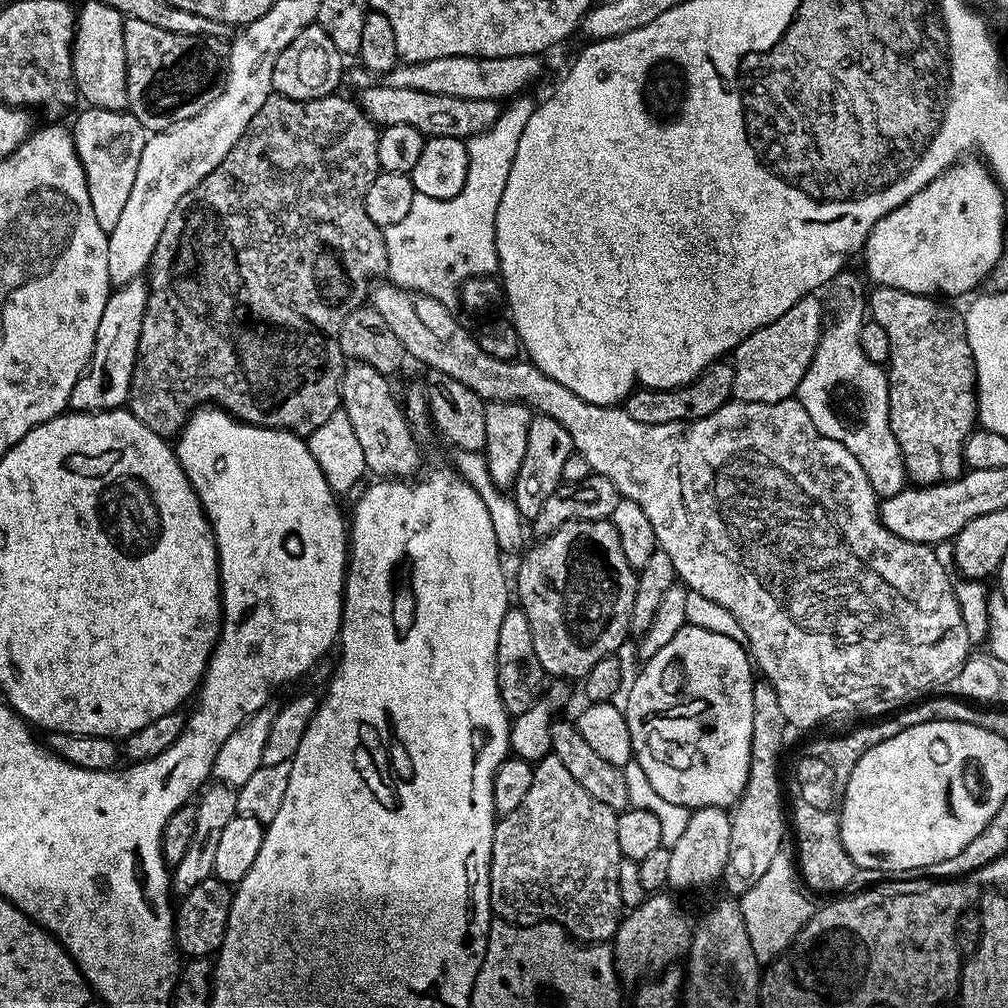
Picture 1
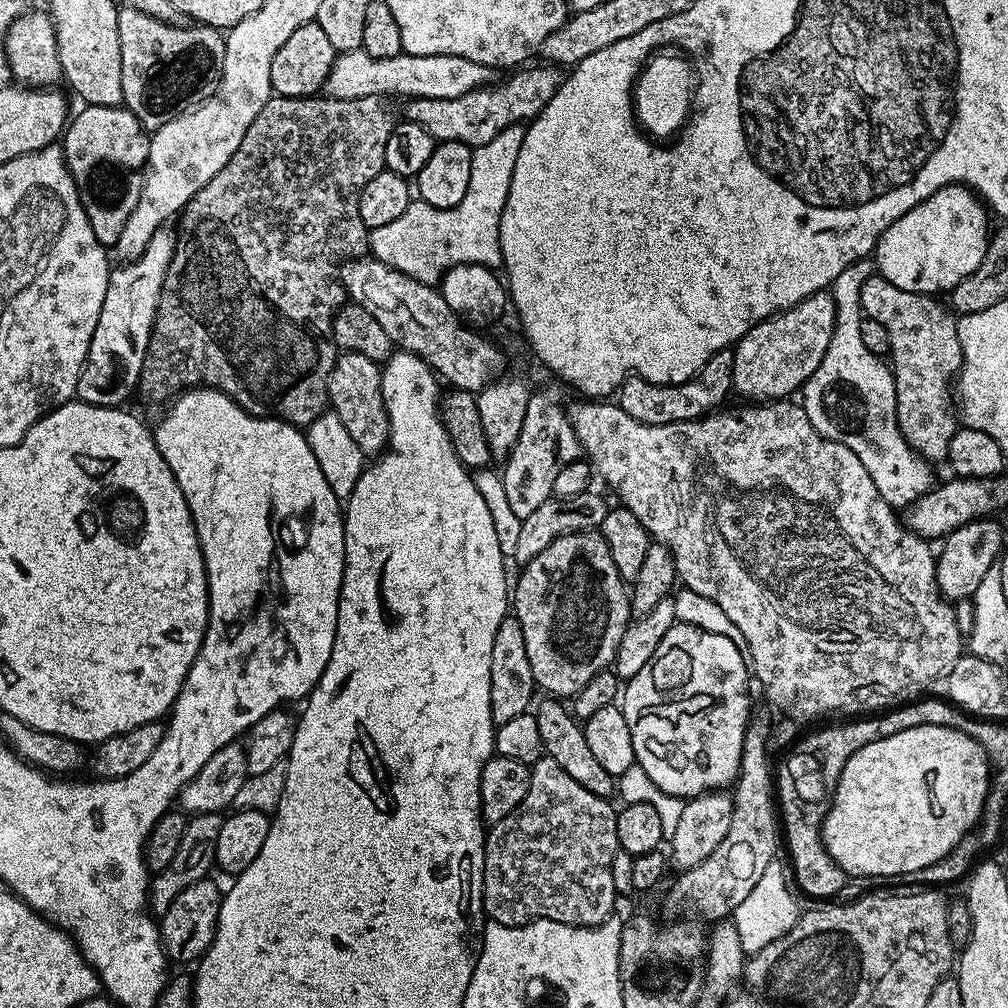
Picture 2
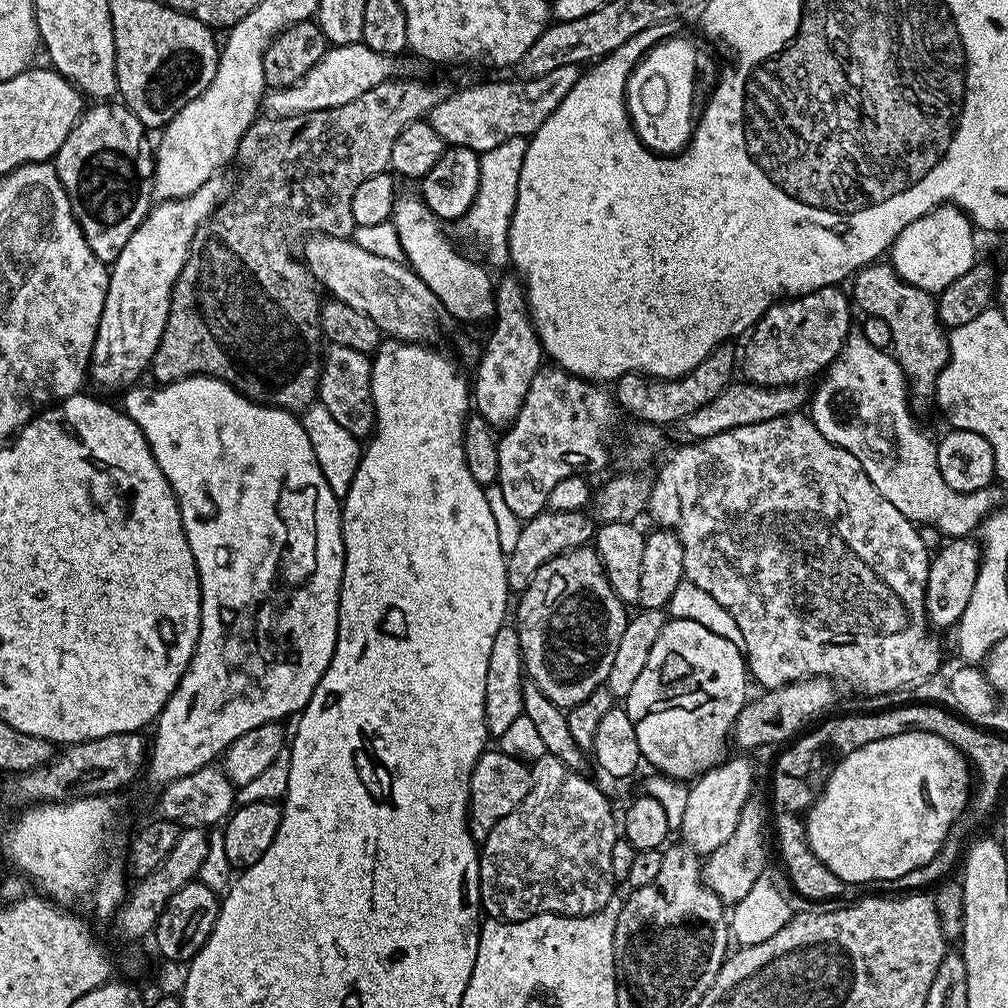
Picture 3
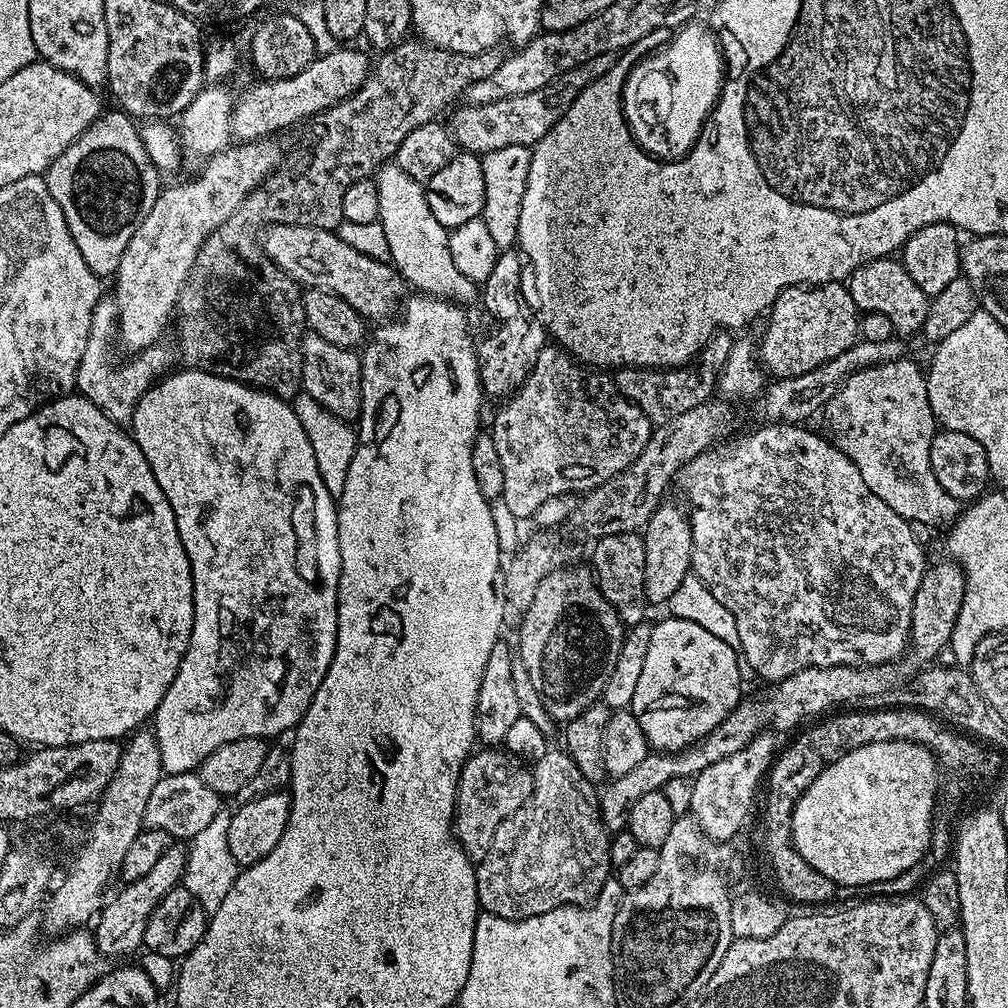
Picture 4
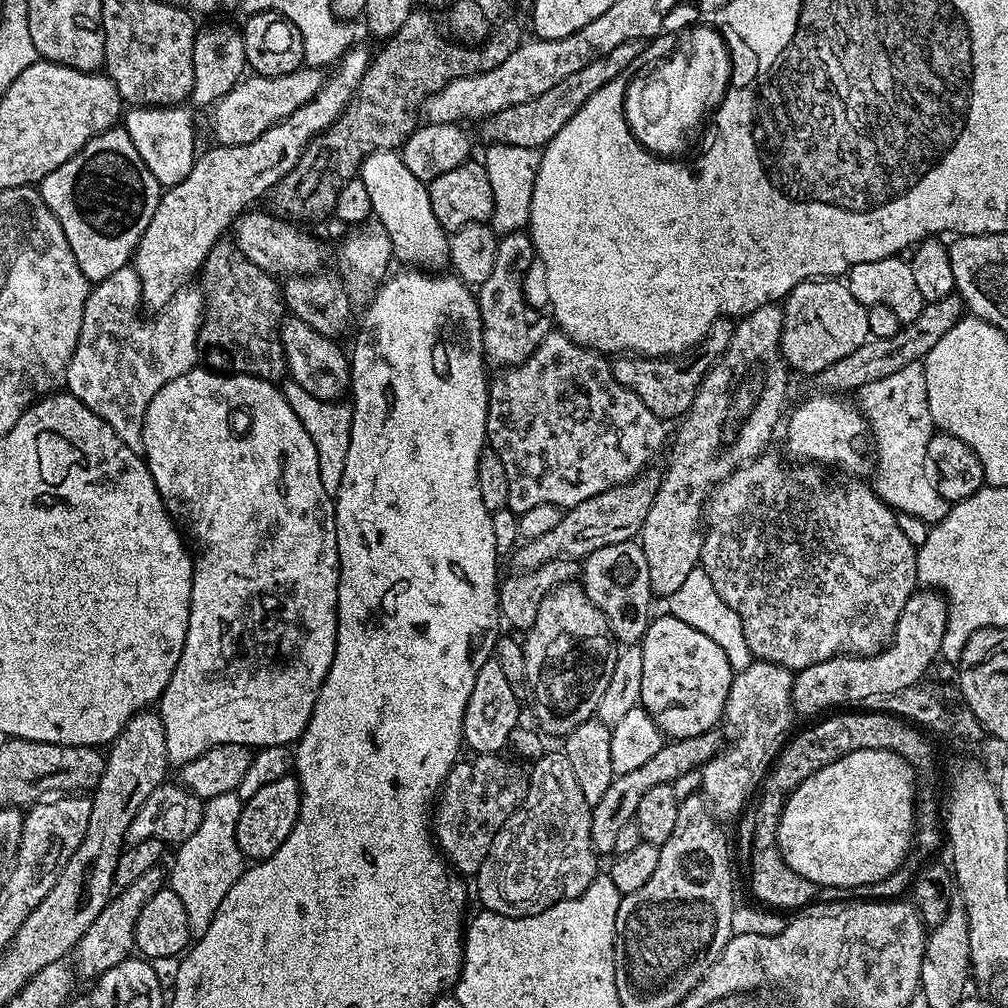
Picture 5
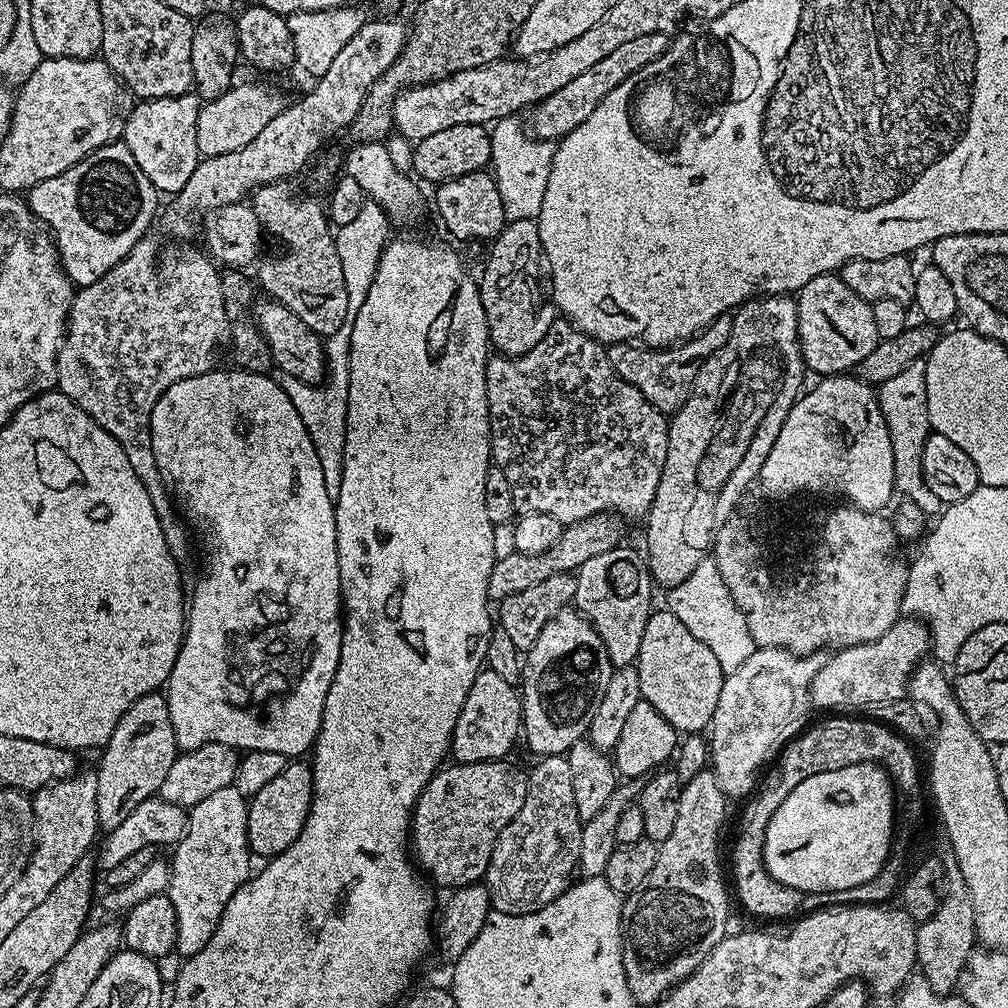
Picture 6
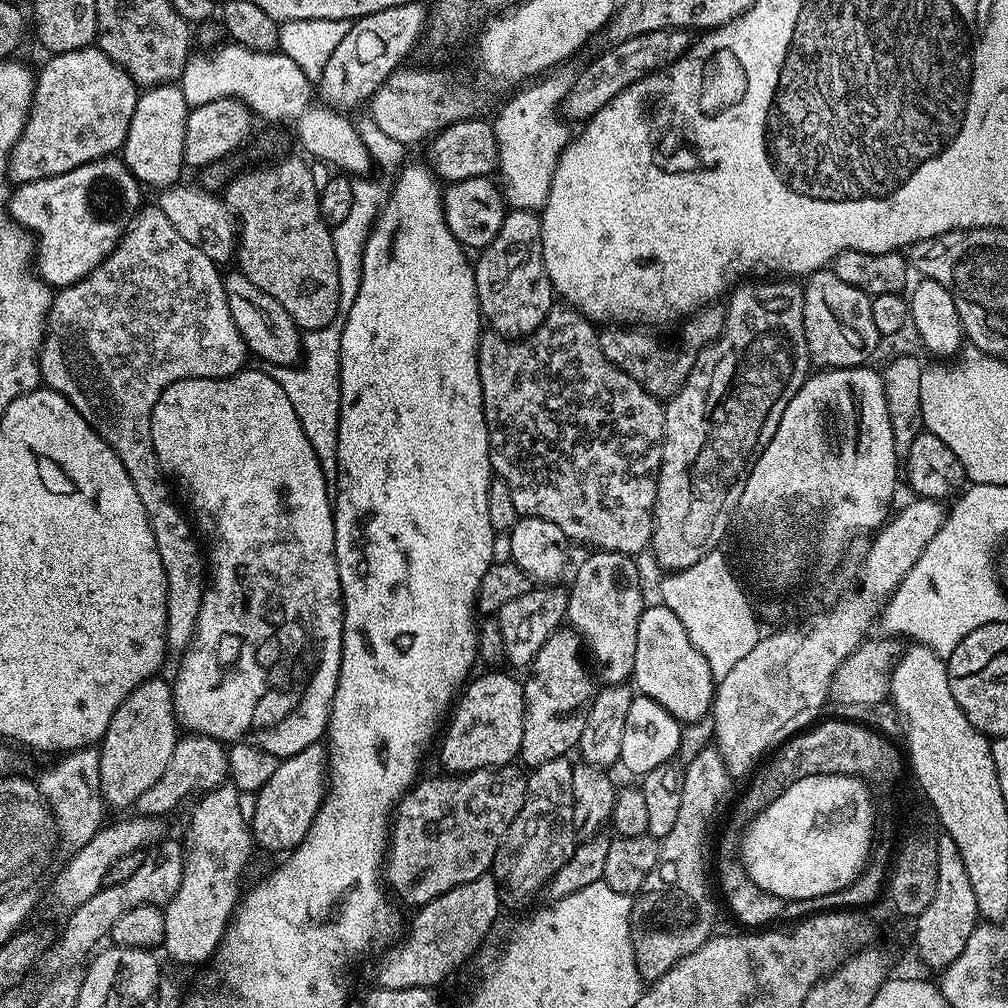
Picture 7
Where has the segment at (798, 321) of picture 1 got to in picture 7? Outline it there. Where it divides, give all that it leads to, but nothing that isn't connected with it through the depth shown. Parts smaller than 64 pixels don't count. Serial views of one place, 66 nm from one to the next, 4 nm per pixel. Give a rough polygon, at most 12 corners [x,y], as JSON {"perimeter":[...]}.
{"perimeter":[[831,270],[804,289],[808,359],[859,368],[882,343],[872,297]]}

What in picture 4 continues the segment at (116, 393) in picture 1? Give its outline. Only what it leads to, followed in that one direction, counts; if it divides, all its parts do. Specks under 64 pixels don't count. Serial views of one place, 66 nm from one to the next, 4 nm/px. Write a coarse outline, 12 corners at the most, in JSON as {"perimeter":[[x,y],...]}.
{"perimeter":[[267,138],[161,191],[114,273],[118,340],[161,339],[208,235],[280,167]]}

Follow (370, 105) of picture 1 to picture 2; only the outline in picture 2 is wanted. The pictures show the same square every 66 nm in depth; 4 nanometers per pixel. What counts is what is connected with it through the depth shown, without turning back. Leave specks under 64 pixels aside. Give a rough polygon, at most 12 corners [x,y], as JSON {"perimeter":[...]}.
{"perimeter":[[557,65],[521,67],[462,97],[409,99],[406,119],[473,150],[535,120]]}

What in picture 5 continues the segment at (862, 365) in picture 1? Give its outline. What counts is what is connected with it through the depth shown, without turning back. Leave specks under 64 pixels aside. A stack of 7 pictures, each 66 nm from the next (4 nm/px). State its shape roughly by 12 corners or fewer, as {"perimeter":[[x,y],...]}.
{"perimeter":[[923,363],[858,390],[874,491],[924,526],[949,501],[926,474]]}

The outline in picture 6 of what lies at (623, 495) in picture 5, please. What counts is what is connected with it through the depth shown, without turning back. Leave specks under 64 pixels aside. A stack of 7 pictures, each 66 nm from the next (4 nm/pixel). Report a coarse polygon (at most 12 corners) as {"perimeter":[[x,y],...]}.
{"perimeter":[[605,513],[567,525],[542,554],[497,559],[487,582],[499,602],[577,571],[617,547]]}

